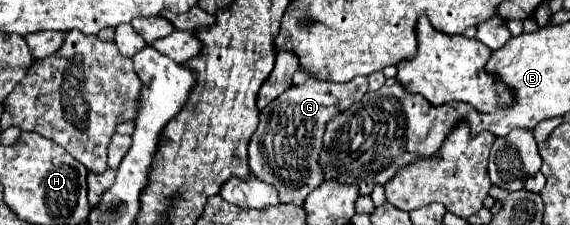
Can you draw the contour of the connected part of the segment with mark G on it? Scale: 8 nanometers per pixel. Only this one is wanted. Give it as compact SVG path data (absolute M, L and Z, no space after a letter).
M309 77L299 87L289 87L273 103L259 113L259 127L249 141L249 167L251 173L273 185L279 191L281 203L303 205L307 195L323 183L319 169L319 153L323 151L325 123L361 101L367 93L367 77L353 79L349 83L319 81Z

